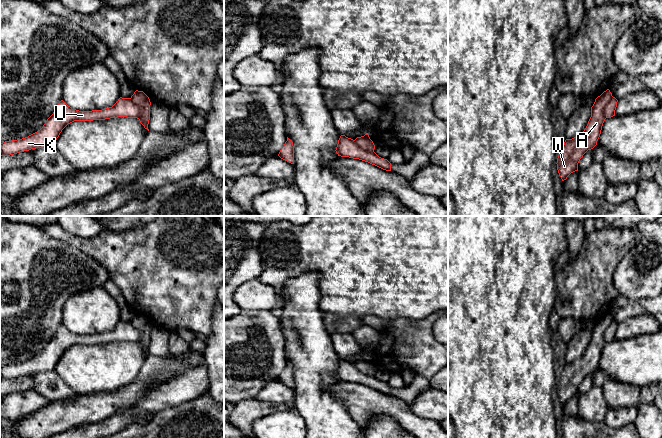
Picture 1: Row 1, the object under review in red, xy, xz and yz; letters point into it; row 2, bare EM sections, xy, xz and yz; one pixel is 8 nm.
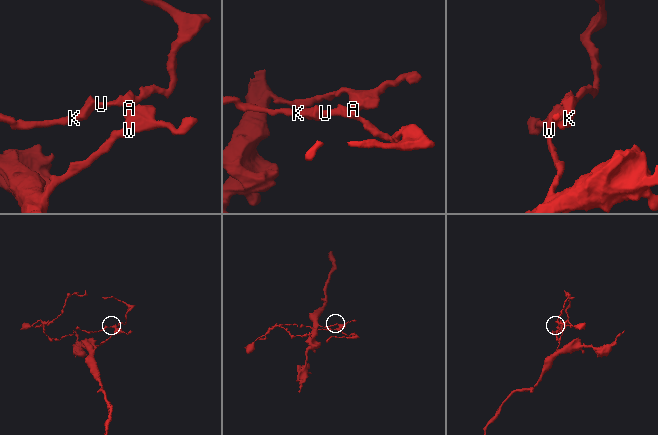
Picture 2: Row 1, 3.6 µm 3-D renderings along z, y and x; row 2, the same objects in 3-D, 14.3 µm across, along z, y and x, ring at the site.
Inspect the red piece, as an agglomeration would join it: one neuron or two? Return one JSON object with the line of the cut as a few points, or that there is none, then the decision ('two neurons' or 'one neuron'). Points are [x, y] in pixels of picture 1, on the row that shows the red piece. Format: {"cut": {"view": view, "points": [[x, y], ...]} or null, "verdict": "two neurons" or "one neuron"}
{"cut": {"view": "xy", "points": [[129, 98], [139, 109], [139, 116], [137, 118]]}, "verdict": "two neurons"}

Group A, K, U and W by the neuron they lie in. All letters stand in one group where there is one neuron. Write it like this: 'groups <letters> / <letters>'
groups A W / K U

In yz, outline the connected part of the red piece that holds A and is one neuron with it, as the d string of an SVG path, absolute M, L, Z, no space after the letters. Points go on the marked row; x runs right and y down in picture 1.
M609 89L598 96L591 107L591 117L584 131L572 139L565 140L556 163L562 181L566 180L571 173L578 171L580 159L597 145L606 119L604 109L612 97Z

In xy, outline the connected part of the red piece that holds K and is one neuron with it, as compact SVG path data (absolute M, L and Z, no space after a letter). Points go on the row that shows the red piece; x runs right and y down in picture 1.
M120 97L112 107L92 111L72 109L61 100L39 131L22 139L1 143L0 156L54 146L62 130L74 121L105 120L117 117L138 118L139 116L140 109L130 98Z

